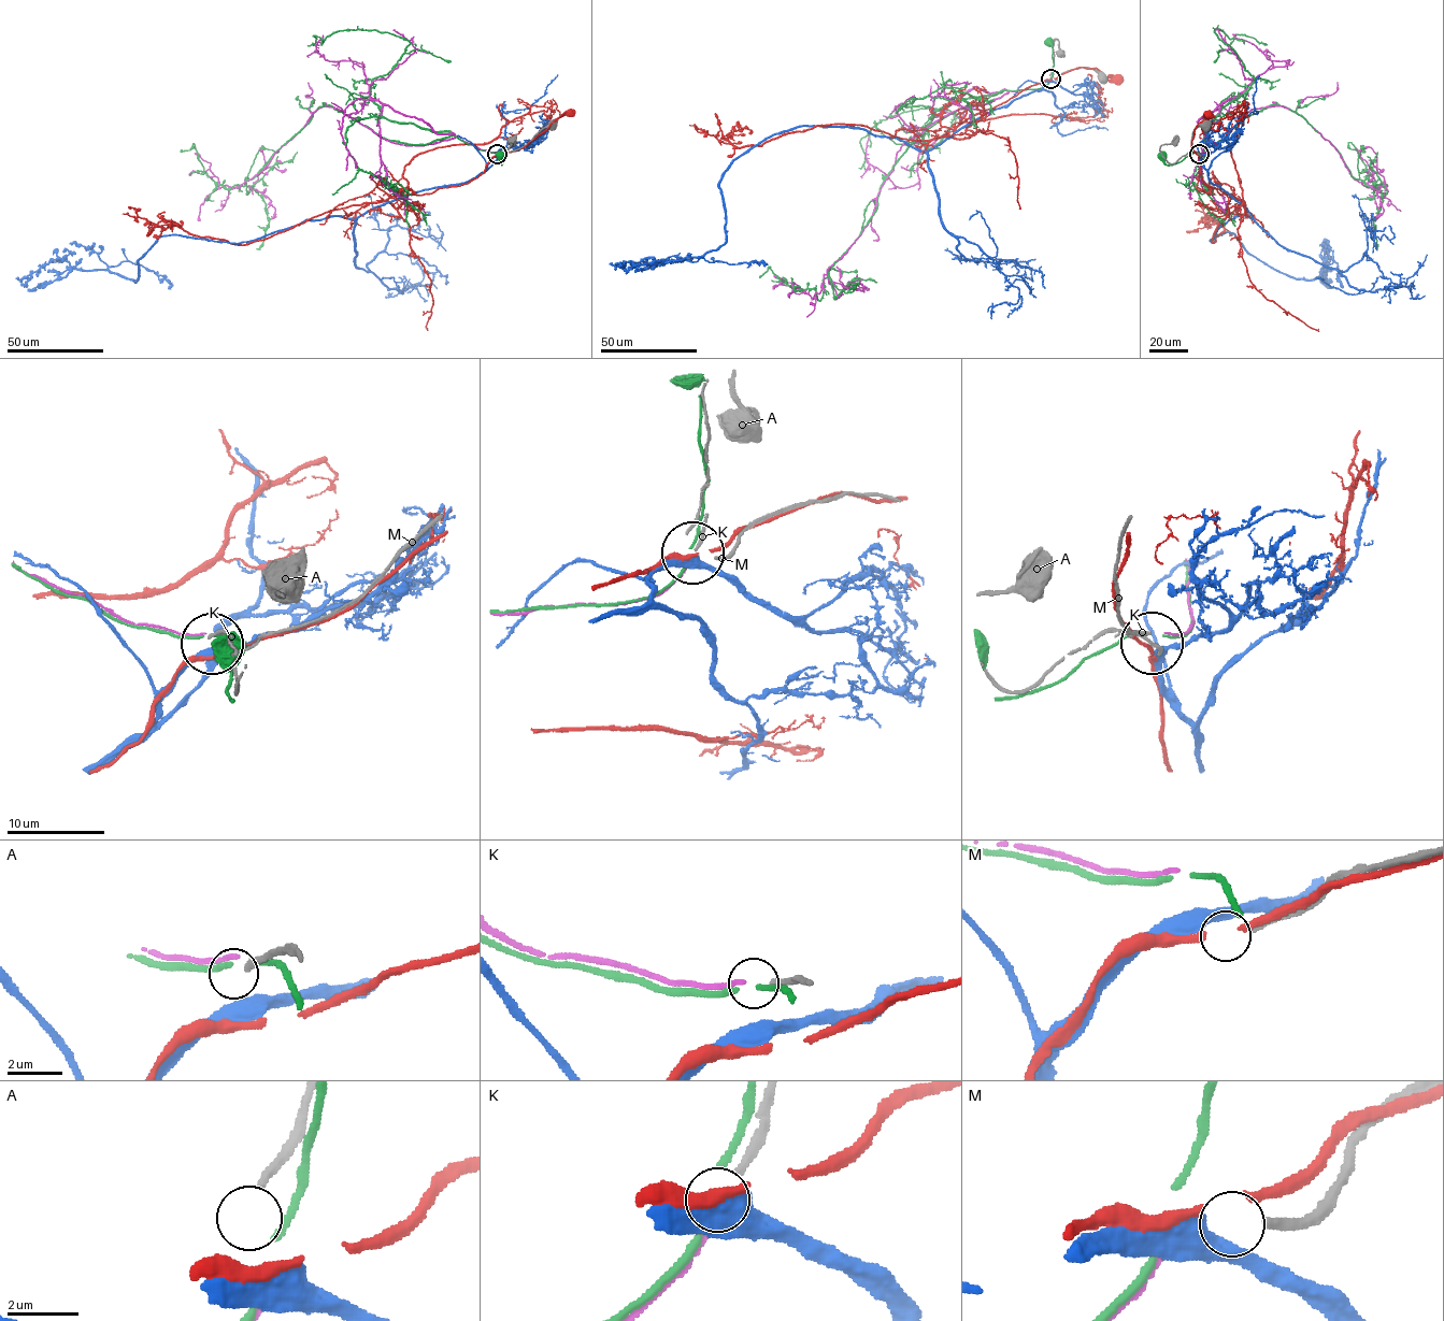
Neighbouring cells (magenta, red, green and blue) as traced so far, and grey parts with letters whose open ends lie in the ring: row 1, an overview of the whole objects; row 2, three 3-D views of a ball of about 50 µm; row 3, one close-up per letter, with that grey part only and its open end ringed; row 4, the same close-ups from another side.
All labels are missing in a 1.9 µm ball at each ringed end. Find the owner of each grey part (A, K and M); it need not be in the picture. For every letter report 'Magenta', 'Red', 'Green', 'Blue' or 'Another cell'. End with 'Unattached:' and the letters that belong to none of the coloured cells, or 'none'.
A: Another cell
K: Magenta
M: Blue
Unattached: A

